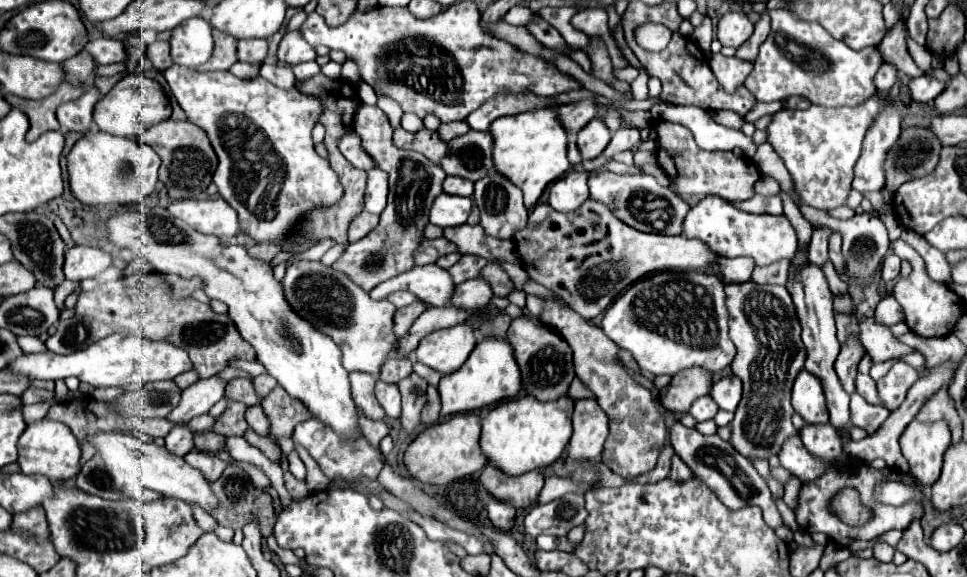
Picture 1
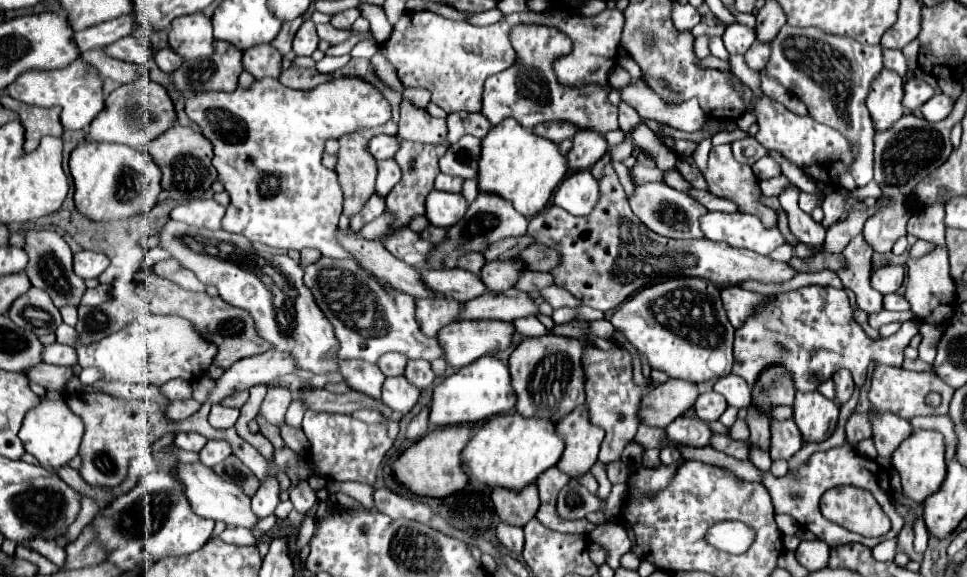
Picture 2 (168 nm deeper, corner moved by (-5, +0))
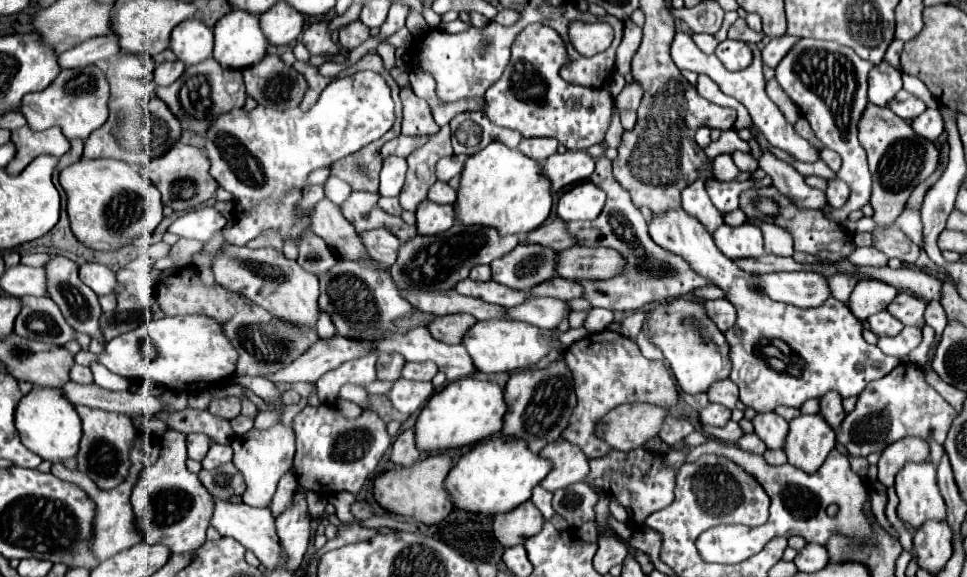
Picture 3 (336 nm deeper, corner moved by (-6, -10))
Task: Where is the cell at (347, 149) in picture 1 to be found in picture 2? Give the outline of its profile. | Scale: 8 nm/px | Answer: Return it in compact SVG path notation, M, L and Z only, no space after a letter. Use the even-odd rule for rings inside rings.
M375 136L371 142L369 142L369 146L367 146L367 150L369 150L369 154L375 158L375 160L387 160L387 158L393 158L393 154L397 152L397 148L399 148L399 138L395 136Z

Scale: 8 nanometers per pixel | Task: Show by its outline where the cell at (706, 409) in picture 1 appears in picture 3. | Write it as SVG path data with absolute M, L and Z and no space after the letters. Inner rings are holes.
M708 404L700 412L702 422L706 422L710 426L724 426L730 420L730 416L732 416L732 412L726 406L720 406L720 404Z

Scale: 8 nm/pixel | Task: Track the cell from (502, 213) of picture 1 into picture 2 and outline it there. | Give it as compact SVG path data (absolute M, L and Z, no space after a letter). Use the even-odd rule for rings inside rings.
M481 192L475 202L469 206L465 218L457 222L455 226L447 228L447 240L437 244L435 250L429 254L427 266L431 268L455 268L457 258L467 254L467 252L483 252L489 244L511 238L511 236L521 236L527 232L527 218L523 214L517 214L511 202L505 202L505 198L489 192Z

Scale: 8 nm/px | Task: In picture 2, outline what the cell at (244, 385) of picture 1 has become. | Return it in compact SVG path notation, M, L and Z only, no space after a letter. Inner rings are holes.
M245 390L245 392L237 392L237 394L227 396L221 404L223 404L223 406L231 406L231 408L241 408L247 400L249 400L249 392Z

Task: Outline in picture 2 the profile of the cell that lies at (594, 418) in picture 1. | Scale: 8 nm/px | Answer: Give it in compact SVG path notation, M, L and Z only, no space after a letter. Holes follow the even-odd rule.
M585 404L577 406L577 410L569 412L557 424L557 432L567 444L557 466L571 476L589 472L589 468L597 462L599 446L605 438L605 432L589 422L589 408Z

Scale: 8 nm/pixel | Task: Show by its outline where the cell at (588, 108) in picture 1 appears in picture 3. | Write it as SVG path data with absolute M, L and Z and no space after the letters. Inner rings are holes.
M524 138L518 144L518 150L524 156L530 156L532 160L538 160L538 162L544 162L548 156L552 156L556 148L558 148L558 140L554 138Z

